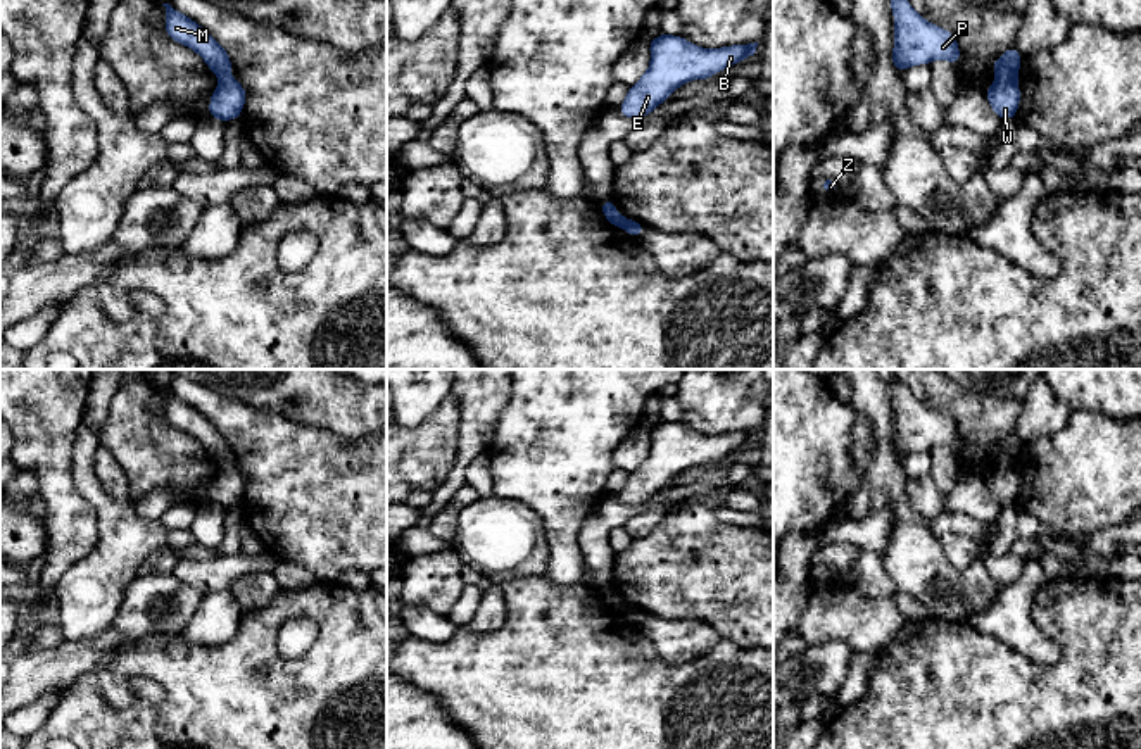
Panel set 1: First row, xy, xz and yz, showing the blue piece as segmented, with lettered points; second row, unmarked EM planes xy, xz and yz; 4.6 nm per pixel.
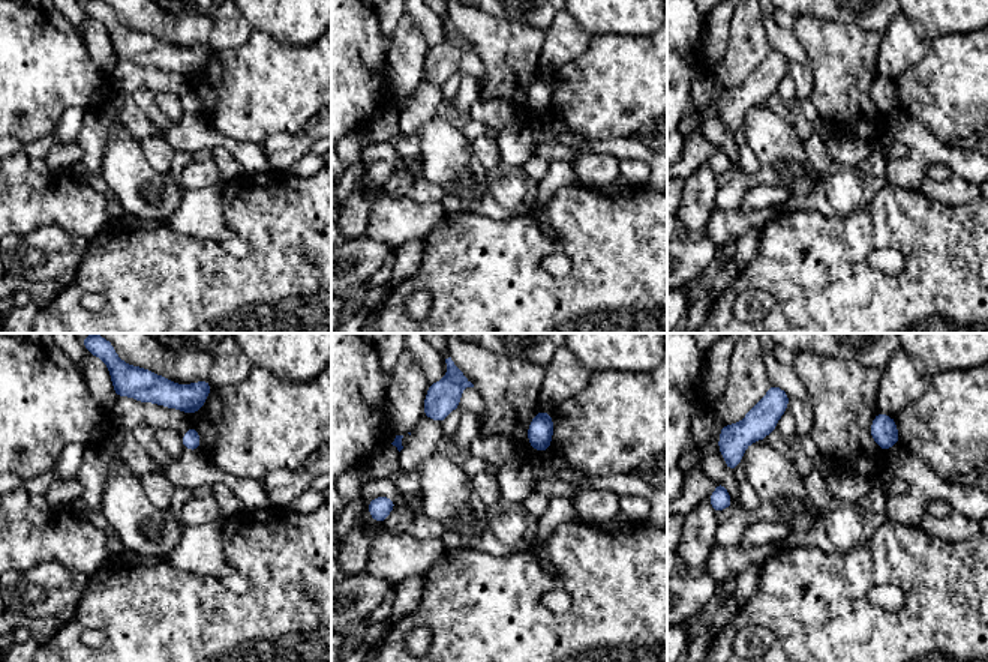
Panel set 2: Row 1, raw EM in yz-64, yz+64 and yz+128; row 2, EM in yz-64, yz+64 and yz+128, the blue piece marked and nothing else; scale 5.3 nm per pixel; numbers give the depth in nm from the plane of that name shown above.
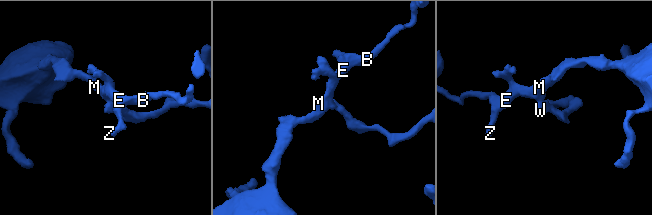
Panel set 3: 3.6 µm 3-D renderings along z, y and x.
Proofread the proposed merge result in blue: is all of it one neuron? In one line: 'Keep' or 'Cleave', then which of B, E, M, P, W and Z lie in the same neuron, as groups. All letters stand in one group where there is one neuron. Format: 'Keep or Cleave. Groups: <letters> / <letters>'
Cleave. Groups: B E M P Z / W

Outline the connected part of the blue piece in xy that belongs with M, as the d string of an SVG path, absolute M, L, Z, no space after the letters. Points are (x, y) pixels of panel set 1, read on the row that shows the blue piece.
M169 3L162 5L166 7L166 35L197 52L219 79L228 78L231 74L228 52L200 24Z

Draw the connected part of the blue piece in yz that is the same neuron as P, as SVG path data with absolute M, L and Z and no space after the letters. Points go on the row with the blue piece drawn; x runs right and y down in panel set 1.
M889 0L894 16L894 50L891 59L903 72L908 67L942 59L958 64L961 55L956 38L915 12L908 0Z

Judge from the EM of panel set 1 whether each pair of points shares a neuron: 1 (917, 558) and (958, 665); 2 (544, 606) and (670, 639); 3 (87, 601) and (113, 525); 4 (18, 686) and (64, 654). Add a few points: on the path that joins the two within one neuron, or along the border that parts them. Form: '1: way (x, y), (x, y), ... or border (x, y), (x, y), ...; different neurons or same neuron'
1: border (929, 615), (939, 620), (969, 622); different neurons
2: border (634, 625), (665, 661); different neurons
3: way (97, 582), (113, 565), (113, 544); same neuron
4: way (30, 673), (52, 667); same neuron

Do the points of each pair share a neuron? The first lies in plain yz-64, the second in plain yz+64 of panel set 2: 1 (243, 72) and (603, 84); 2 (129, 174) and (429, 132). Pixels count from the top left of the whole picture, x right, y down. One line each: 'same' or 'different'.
1: same
2: same

